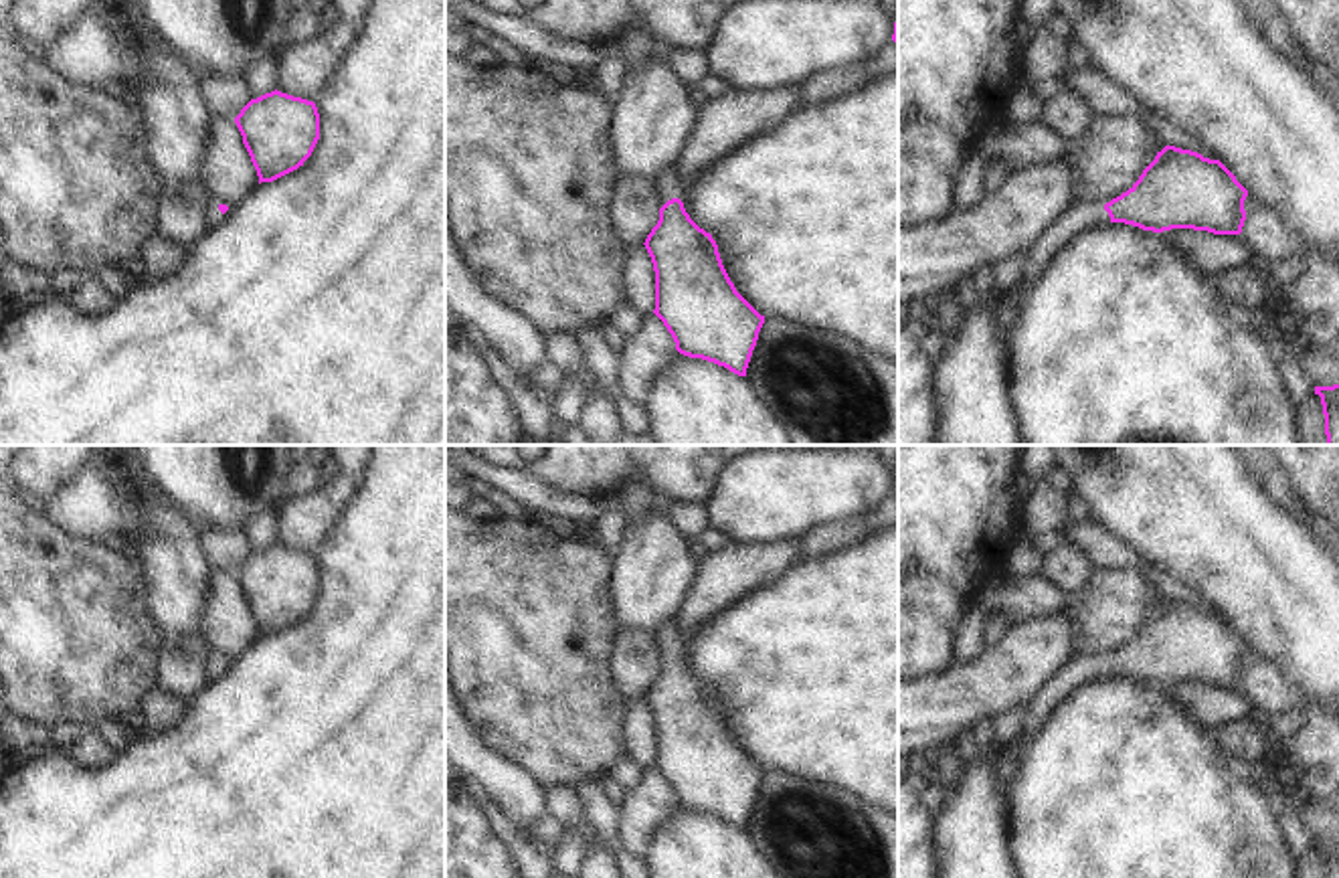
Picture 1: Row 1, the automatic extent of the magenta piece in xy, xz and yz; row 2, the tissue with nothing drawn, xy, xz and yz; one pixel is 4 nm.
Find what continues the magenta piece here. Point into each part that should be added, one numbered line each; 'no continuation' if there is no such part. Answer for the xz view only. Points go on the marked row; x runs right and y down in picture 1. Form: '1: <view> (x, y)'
1: xz (664, 183)

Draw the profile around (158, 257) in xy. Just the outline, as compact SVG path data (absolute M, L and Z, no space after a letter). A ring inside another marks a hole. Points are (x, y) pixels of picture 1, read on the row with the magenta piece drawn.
M154 235L136 255L133 267L129 269L131 279L156 283L176 271L184 257L186 249Z

